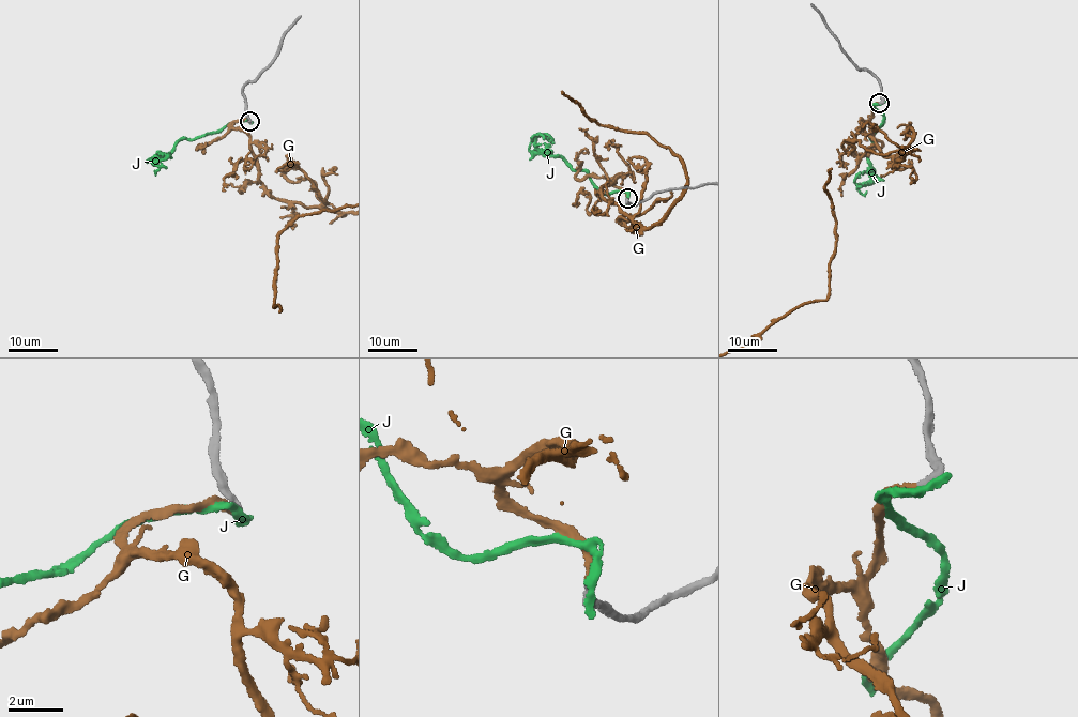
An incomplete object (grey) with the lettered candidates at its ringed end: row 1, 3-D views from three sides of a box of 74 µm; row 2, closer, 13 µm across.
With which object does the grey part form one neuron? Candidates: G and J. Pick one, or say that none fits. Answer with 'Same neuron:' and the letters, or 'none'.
Same neuron: G

